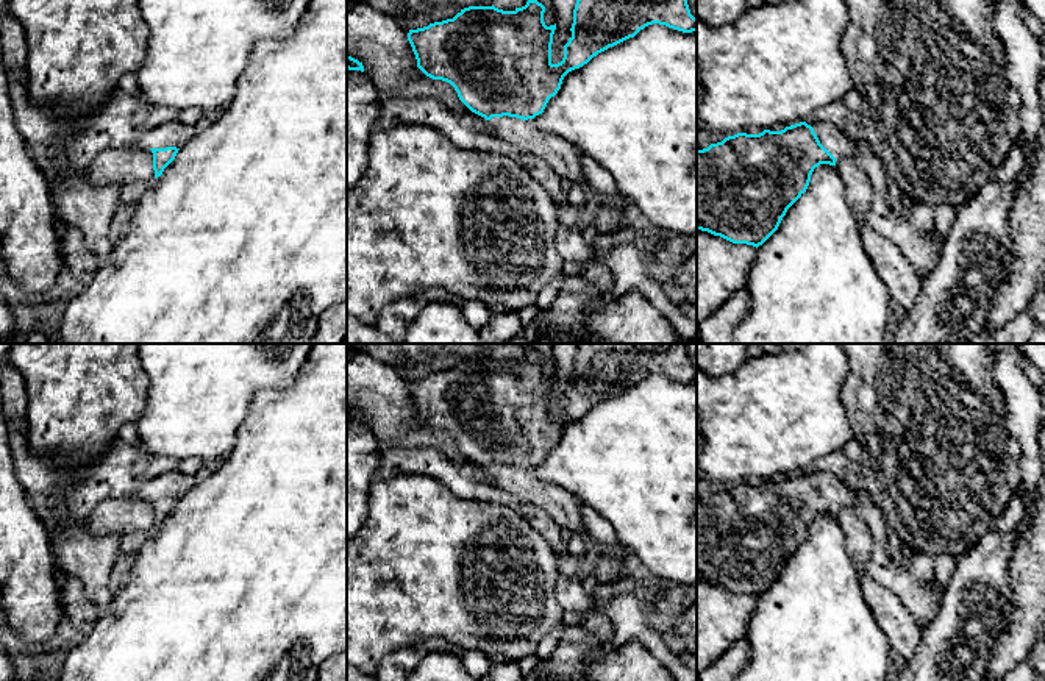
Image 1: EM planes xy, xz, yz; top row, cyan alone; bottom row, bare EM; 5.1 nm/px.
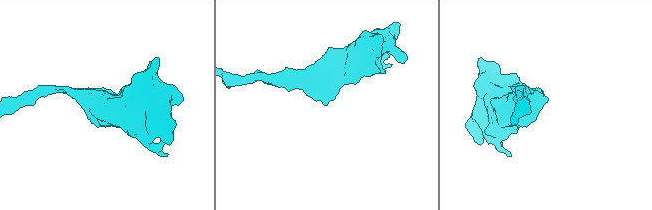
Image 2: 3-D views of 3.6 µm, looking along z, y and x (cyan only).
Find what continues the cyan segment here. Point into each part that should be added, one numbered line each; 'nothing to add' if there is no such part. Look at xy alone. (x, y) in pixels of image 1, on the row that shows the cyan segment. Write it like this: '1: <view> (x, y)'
1: xy (171, 135)

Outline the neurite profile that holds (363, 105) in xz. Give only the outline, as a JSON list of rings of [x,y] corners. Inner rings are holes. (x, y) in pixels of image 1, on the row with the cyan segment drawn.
[[[347,69],[347,187],[355,186],[369,167],[380,106],[373,81],[361,70]]]

